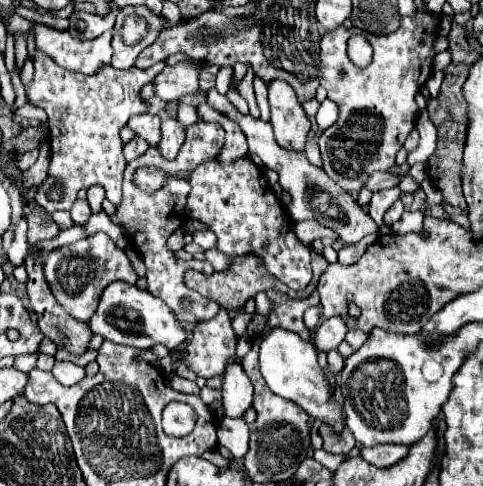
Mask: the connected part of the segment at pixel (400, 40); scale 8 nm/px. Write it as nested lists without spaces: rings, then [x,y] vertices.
[[[416,9],[416,15],[402,17],[402,25],[396,33],[380,37],[366,33],[364,37],[374,49],[372,63],[366,67],[356,67],[348,57],[346,43],[352,33],[356,33],[354,27],[338,27],[332,33],[326,33],[320,43],[320,85],[328,91],[328,97],[338,103],[340,119],[320,135],[318,145],[328,177],[344,191],[358,193],[368,175],[394,167],[398,149],[414,129],[414,117],[418,113],[414,97],[432,71],[430,65],[436,55],[434,39],[438,35],[438,17],[424,9]]]

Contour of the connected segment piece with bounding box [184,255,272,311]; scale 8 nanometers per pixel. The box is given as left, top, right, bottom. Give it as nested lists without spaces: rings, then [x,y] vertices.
[[[256,255],[236,257],[226,271],[212,273],[210,277],[206,277],[206,275],[202,275],[198,271],[188,271],[188,273],[184,273],[184,283],[186,283],[186,287],[198,291],[202,297],[214,299],[218,305],[222,305],[228,311],[242,309],[244,303],[248,299],[252,299],[256,293],[272,289],[272,277],[268,275],[266,269],[260,269],[260,259],[256,259]]]

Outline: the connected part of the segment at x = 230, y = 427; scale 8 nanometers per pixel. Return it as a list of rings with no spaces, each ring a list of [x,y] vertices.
[[[224,417],[218,423],[218,443],[224,445],[234,459],[242,459],[246,455],[248,435],[250,435],[250,429],[244,419]]]

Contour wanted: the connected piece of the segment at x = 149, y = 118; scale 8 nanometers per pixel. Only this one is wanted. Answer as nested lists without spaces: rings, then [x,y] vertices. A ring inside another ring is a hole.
[[[150,113],[136,115],[128,121],[128,125],[138,137],[146,139],[150,145],[160,143],[160,117],[158,115],[150,115]]]

